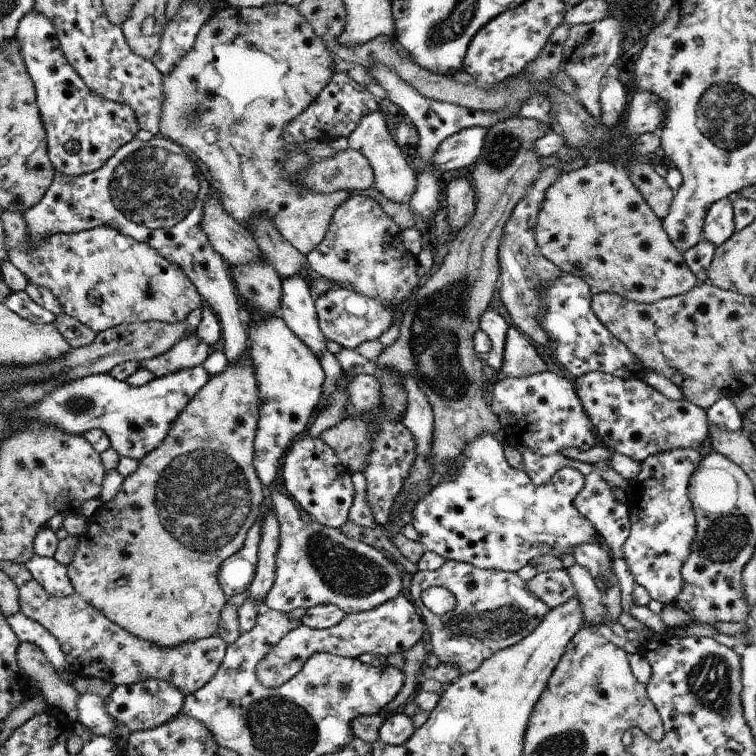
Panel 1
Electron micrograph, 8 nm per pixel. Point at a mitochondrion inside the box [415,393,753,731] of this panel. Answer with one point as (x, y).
(710, 683)

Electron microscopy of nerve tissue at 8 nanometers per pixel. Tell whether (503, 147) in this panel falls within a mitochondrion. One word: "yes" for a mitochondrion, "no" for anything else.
yes

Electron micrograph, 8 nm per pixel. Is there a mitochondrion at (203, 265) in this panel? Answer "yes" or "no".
no

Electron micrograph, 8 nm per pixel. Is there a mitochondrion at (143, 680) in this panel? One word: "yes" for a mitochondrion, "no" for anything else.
no

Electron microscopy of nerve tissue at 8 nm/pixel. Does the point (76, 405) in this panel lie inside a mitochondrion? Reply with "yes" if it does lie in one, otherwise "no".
yes

